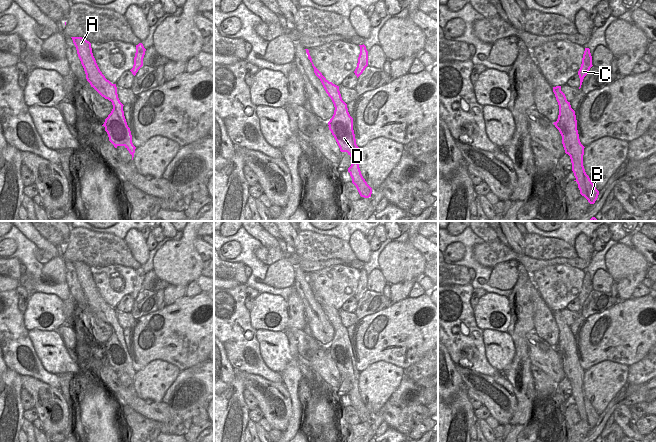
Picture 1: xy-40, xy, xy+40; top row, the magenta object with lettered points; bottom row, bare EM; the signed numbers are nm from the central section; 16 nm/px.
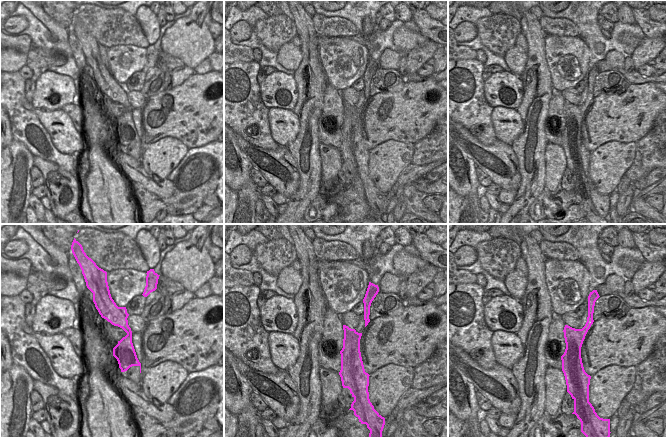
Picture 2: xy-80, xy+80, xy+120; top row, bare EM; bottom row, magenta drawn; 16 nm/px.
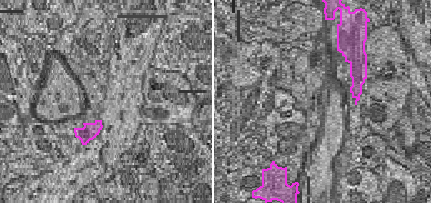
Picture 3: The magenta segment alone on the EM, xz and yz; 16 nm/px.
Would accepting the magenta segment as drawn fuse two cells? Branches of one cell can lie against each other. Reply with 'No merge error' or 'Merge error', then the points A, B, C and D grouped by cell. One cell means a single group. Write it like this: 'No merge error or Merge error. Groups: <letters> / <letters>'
Merge error. Groups: A B D / C

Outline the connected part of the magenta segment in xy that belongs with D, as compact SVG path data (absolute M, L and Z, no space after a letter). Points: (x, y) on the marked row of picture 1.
M305 49L308 59L312 63L315 75L320 79L326 93L331 98L335 110L332 118L328 122L329 130L334 136L341 152L347 152L351 157L352 164L348 168L348 172L352 178L352 183L356 186L361 197L369 198L372 194L372 188L363 178L359 164L359 150L356 144L355 134L353 130L353 118L350 116L347 104L342 100L339 86L329 82L322 73L314 66L309 50Z

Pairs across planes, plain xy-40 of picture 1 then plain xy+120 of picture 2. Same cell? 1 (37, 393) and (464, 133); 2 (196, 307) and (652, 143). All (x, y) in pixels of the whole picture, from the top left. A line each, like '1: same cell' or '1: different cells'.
1: same cell
2: different cells

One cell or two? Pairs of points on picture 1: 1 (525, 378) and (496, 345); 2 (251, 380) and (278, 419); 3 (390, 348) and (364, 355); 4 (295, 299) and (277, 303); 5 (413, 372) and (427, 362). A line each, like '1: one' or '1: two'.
1: two
2: one
3: one
4: two
5: one

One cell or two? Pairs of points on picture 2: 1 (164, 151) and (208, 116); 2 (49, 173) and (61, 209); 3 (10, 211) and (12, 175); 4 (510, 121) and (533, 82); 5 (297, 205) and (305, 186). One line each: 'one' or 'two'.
1: two
2: one
3: one
4: two
5: one

